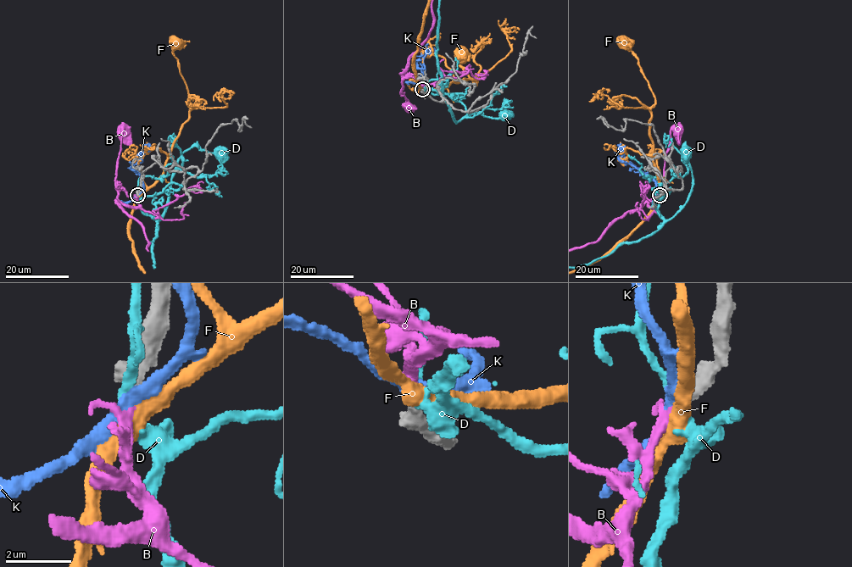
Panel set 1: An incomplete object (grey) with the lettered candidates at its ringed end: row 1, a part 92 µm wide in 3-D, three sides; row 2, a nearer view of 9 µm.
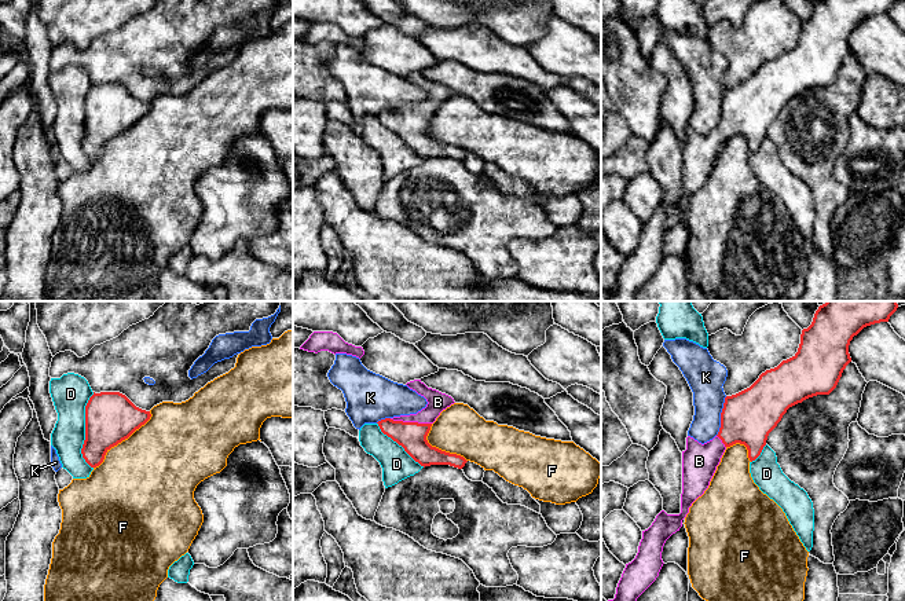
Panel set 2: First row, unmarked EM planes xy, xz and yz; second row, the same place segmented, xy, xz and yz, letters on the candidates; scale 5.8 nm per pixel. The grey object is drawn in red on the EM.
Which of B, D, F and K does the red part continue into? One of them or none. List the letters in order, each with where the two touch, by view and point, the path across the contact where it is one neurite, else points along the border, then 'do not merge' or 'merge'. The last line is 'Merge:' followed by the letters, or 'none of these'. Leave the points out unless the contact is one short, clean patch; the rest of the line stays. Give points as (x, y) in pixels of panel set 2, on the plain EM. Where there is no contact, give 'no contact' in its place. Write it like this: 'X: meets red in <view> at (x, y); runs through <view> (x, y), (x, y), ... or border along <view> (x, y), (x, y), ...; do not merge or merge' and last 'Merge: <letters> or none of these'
B: meets red in xz at (410, 114); runs through xz (411, 128), (410, 114), (418, 114), (438, 94); merge
D: meets red in xy at (85, 123); do not merge
F: meets red in xy at (123, 131); do not merge
K: meets red in yz at (721, 107); do not merge
Merge: B

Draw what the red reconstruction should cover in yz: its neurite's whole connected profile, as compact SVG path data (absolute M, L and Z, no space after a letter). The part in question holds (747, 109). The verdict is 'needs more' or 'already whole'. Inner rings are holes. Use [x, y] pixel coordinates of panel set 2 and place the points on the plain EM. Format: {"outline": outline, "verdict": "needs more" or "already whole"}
{"outline": "M818 0L811 17L802 22L798 44L792 50L762 65L750 80L725 89L721 120L712 132L701 136L686 129L686 142L682 143L681 205L667 206L662 202L652 217L642 223L638 245L626 256L615 290L608 292L608 301L633 301L637 290L656 272L664 256L662 243L666 232L679 223L692 195L708 180L725 142L736 135L744 136L750 153L755 153L766 138L769 125L789 99L817 87L829 87L836 80L843 62L851 54L849 37L853 29L866 18L888 14L895 3L897 0Z", "verdict": "needs more"}

